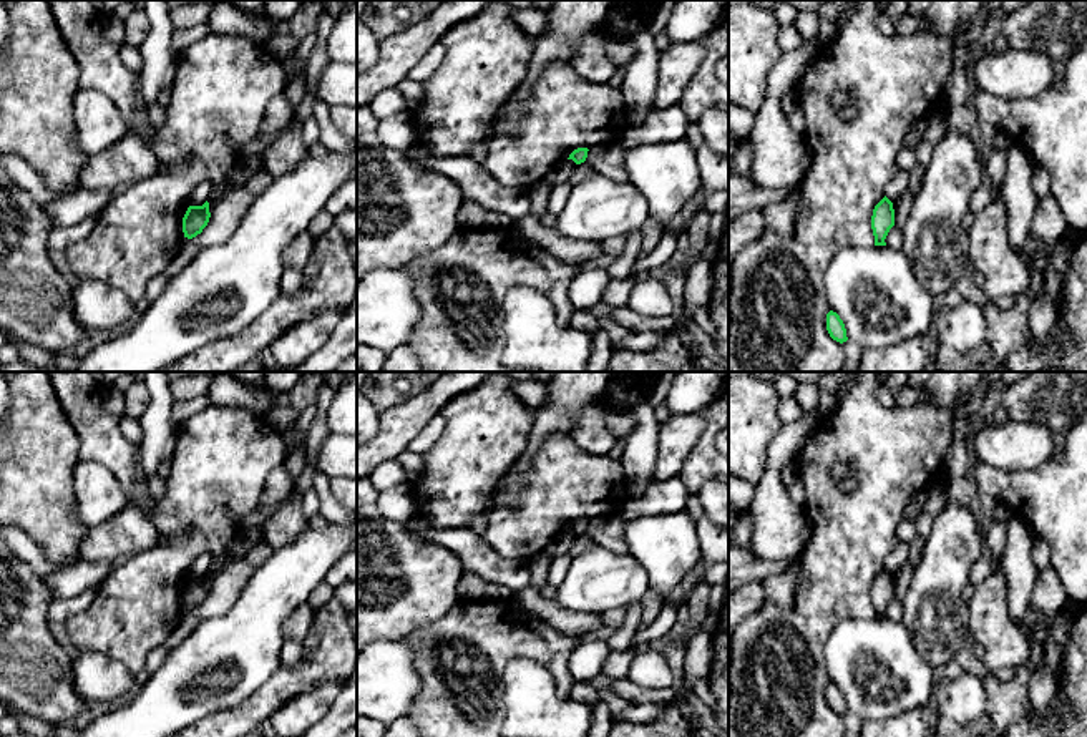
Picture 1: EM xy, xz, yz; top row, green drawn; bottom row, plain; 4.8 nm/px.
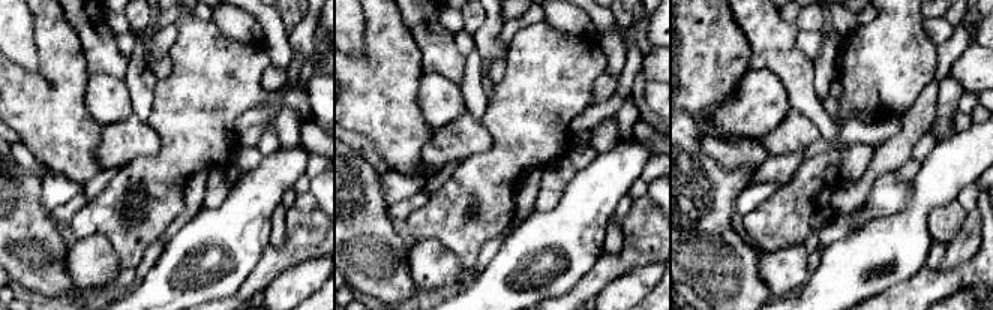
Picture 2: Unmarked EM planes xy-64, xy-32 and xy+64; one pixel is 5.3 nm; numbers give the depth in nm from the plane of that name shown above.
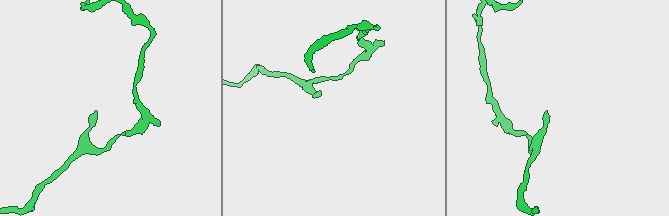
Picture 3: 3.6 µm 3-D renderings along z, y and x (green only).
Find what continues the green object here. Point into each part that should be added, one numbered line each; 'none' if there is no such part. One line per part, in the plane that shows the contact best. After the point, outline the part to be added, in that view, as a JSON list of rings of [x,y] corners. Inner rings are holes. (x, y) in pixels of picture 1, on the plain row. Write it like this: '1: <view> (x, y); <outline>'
none

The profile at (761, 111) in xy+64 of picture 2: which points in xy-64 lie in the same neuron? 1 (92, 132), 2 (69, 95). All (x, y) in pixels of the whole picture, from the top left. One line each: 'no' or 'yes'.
1: no
2: no

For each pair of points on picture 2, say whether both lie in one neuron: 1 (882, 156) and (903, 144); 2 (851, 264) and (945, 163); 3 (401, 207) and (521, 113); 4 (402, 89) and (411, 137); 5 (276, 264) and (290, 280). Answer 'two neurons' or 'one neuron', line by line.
1: one neuron
2: one neuron
3: two neurons
4: one neuron
5: two neurons

